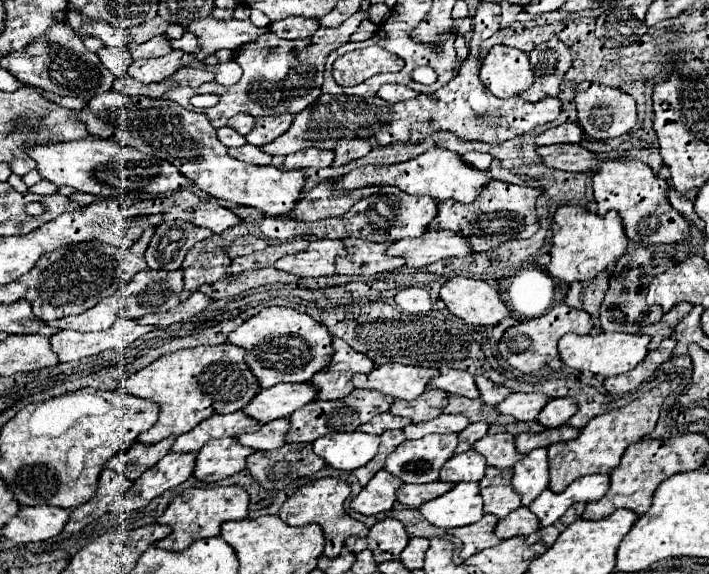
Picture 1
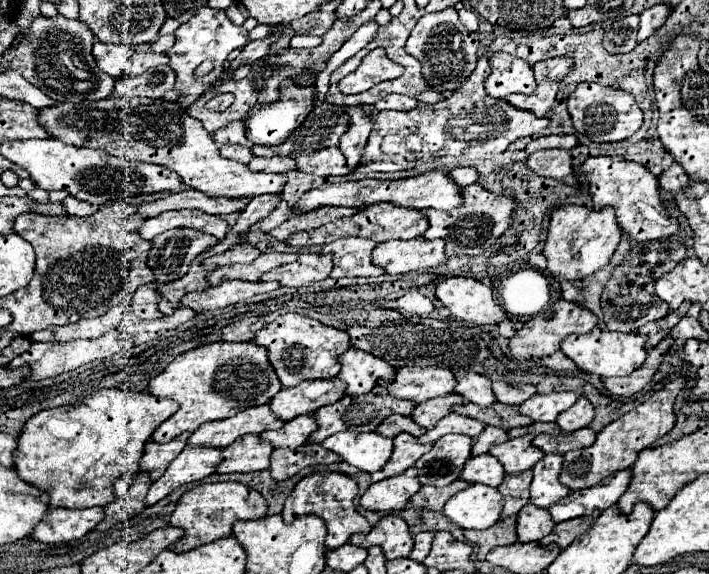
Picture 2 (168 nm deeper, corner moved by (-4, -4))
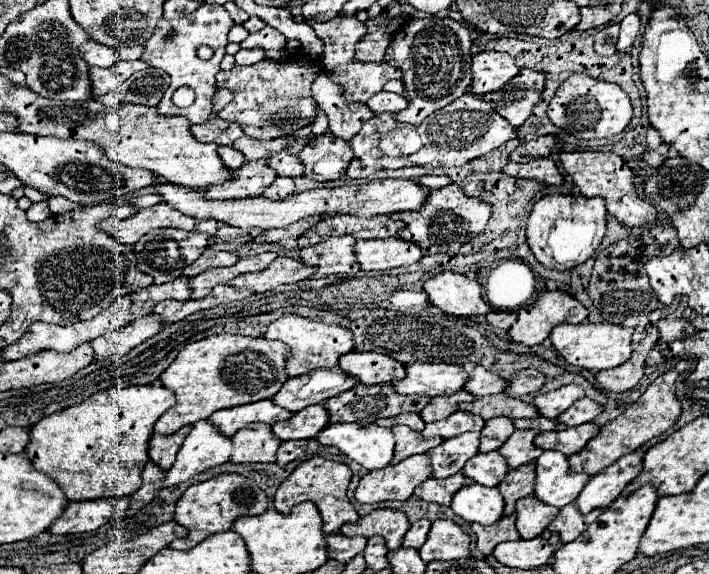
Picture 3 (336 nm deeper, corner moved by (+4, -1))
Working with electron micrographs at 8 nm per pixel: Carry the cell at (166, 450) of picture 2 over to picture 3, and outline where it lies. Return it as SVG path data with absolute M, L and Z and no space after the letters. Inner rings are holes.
M182 427L172 435L152 435L148 443L148 457L152 463L156 463L162 471L168 471L176 459L176 453L184 441L184 437L190 433L190 427Z

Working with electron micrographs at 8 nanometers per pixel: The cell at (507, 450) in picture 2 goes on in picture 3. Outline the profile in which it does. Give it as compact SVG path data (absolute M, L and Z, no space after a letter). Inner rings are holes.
M524 429L524 431L514 431L508 441L498 449L498 453L506 459L510 469L516 469L524 463L536 461L542 455L542 449L534 445L536 431L534 429Z

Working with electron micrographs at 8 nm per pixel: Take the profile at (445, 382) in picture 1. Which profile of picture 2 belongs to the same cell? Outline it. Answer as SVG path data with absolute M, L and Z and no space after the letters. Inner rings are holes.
M456 372L456 392L466 398L466 402L474 402L480 406L490 406L496 402L496 396L492 392L492 380L476 374L476 372Z

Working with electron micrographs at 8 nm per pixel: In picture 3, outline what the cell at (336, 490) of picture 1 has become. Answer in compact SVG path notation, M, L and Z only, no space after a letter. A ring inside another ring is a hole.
M316 455L316 457L308 459L308 461L302 461L292 471L292 475L278 487L276 497L274 497L274 507L280 513L288 515L292 511L292 505L298 505L302 501L312 501L318 507L320 515L322 515L324 533L326 535L328 533L338 533L344 523L356 523L358 521L358 513L356 513L356 509L352 507L352 503L346 497L350 477L352 477L352 473L350 473L350 469L346 465Z

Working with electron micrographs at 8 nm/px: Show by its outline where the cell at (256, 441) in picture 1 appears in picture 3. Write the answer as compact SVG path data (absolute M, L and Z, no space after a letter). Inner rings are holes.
M310 405L298 413L294 413L288 421L272 425L272 433L280 441L312 439L326 425L328 425L328 411L324 409L324 405Z

